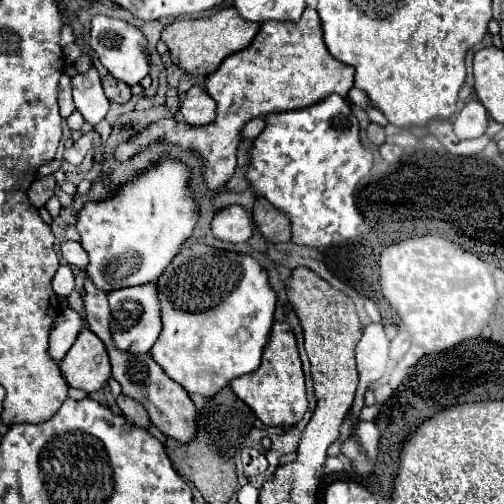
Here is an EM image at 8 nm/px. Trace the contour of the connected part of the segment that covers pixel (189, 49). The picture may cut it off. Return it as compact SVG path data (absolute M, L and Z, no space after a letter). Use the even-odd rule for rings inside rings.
M229 7L229 9L217 11L215 15L205 17L205 19L187 19L187 21L177 19L163 29L161 41L169 47L171 61L175 65L179 65L183 69L183 73L209 75L209 73L217 71L217 67L221 65L221 61L225 57L245 49L257 31L259 31L259 23L249 23L249 21L241 19L239 13L233 7Z

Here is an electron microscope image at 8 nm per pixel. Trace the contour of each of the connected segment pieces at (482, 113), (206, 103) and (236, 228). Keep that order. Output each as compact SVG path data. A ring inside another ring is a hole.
M467 101L467 105L457 113L453 127L459 139L475 139L481 137L487 129L489 113L479 101Z
M191 87L181 103L181 115L189 125L209 125L215 119L215 101L203 87Z
M231 205L221 209L213 221L211 231L219 241L227 243L245 243L253 233L253 221L247 217L243 207Z

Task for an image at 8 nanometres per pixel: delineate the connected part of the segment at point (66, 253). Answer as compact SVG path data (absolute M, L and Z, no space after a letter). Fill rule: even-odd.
M65 241L61 245L61 253L63 253L63 257L65 257L65 261L69 265L77 265L79 269L85 269L85 265L87 265L87 253L85 253L85 249L79 243Z

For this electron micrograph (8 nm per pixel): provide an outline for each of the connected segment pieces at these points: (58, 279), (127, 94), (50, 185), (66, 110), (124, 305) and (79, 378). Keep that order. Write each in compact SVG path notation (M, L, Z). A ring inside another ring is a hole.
M61 265L53 277L53 291L57 293L57 297L69 297L69 293L75 289L73 283L73 273L69 265Z
M105 75L101 79L103 83L103 89L105 89L105 95L109 101L113 103L127 103L131 99L131 91L129 91L129 85L125 85L123 81L117 81L115 77L111 75Z
M53 175L35 179L33 185L27 191L27 197L35 207L43 207L45 201L49 201L53 195L55 195L55 179L53 179Z
M63 75L59 81L59 109L61 109L63 119L67 119L75 111L75 105L71 99L71 77L69 75Z
M155 283L119 289L107 295L111 305L111 337L117 349L127 353L149 353L161 333L161 317L159 317L159 299L155 291Z
M87 327L81 329L77 341L59 363L59 369L71 387L83 389L85 393L101 389L111 375L109 355L103 341Z

